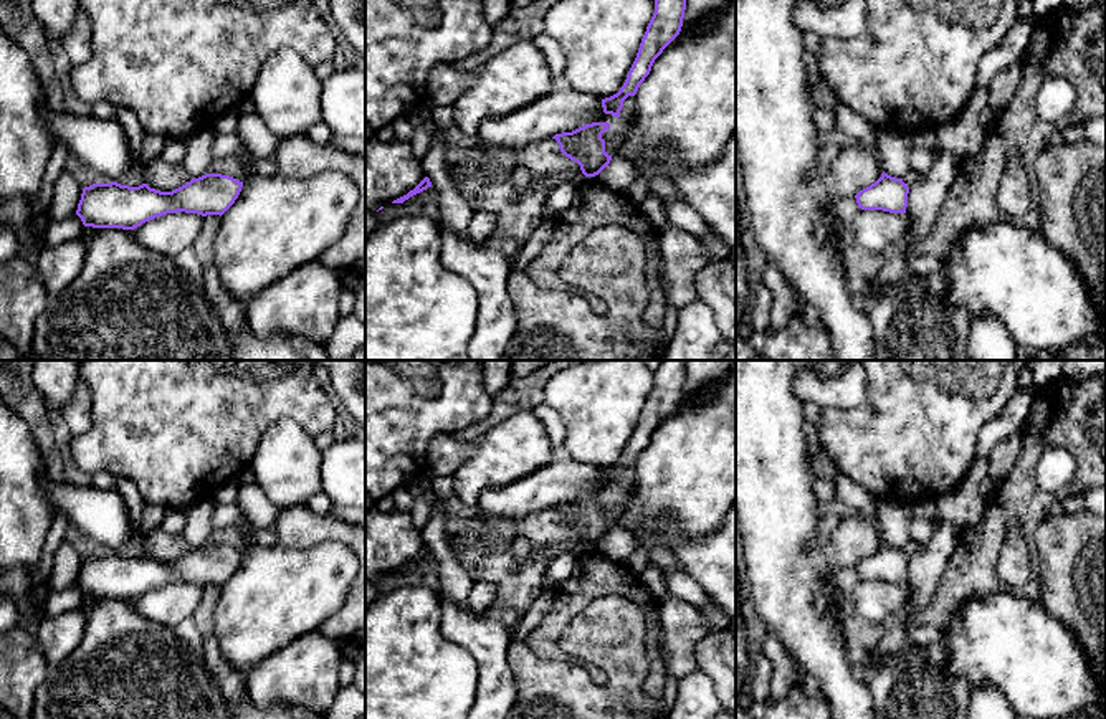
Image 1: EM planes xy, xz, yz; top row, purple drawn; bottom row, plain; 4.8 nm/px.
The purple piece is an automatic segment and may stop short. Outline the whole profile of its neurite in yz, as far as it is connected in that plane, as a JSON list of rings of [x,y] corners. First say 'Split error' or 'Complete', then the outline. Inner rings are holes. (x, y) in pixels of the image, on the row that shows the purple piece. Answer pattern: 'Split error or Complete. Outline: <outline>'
Complete. Outline: [[[881,174],[870,187],[860,190],[855,198],[861,210],[883,210],[906,213],[909,187],[903,179]]]

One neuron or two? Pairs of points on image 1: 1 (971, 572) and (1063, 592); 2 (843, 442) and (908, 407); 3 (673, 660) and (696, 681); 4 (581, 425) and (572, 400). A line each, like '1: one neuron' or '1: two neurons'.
1: two neurons
2: one neuron
3: two neurons
4: one neuron

